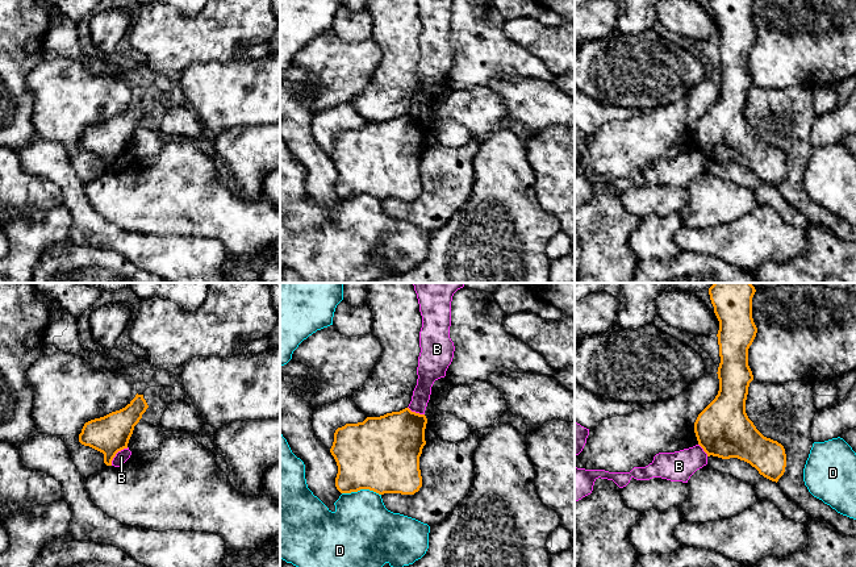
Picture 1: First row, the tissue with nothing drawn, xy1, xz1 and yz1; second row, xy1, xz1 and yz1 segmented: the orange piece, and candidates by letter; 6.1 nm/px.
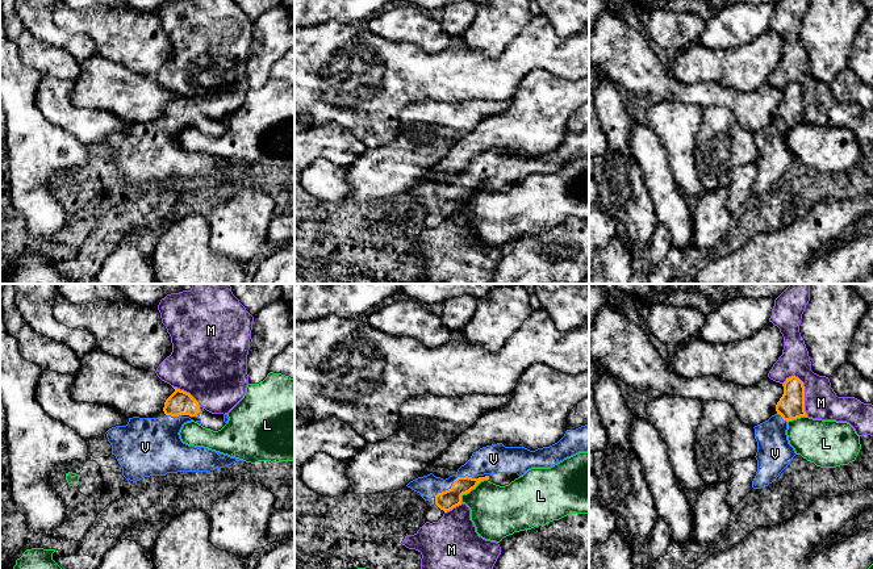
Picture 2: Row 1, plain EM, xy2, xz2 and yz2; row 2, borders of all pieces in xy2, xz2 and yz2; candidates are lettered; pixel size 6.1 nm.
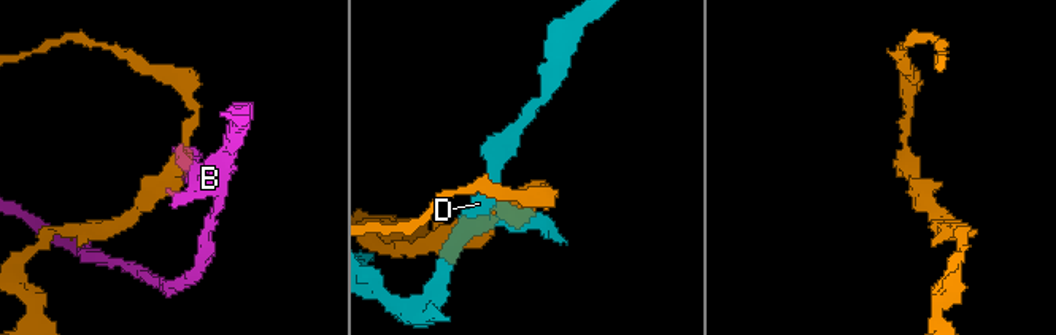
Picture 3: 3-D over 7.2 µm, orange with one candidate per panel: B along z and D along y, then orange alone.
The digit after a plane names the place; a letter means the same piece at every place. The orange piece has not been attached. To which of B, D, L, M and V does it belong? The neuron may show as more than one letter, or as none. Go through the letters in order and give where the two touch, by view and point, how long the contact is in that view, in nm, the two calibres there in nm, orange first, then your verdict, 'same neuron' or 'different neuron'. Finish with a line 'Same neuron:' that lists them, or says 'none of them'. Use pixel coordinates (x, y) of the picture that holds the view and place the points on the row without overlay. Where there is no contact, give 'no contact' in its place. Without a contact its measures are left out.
B: contact xy1 (116, 158); length 160 nm; calibres 240 and 80 nm; different neuron
D: contact xz1 (362, 194); length 240 nm; calibres 460 and 400 nm; different neuron
L: contact xz2 (471, 195); length 220 nm; calibres 120 and 320 nm; different neuron
M: contact yz2 (803, 100); length 280 nm; calibres 160 and 200 nm; different neuron
V: contact xz2 (454, 188); length 280 nm; calibres 120 and 180 nm; same neuron
Same neuron: V

